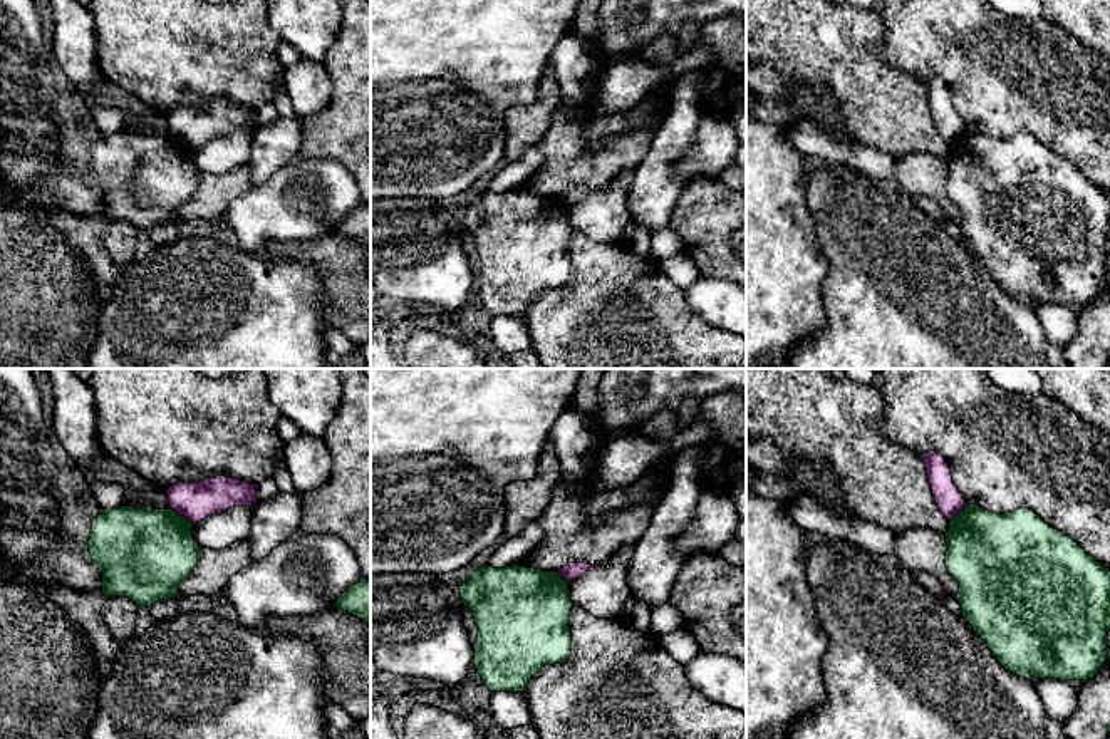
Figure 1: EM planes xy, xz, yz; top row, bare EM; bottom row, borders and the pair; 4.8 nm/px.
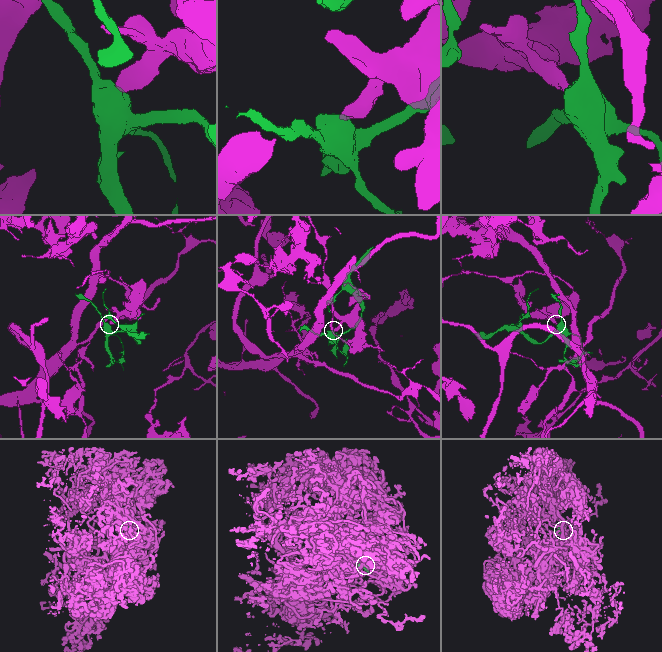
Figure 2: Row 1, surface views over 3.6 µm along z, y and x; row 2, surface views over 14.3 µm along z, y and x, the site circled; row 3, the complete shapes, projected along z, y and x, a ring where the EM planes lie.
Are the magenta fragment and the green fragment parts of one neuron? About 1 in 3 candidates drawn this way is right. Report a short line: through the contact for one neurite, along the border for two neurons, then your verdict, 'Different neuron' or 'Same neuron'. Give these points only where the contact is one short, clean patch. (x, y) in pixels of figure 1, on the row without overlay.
Line: xy (170, 131), (193, 148). Different neuron

